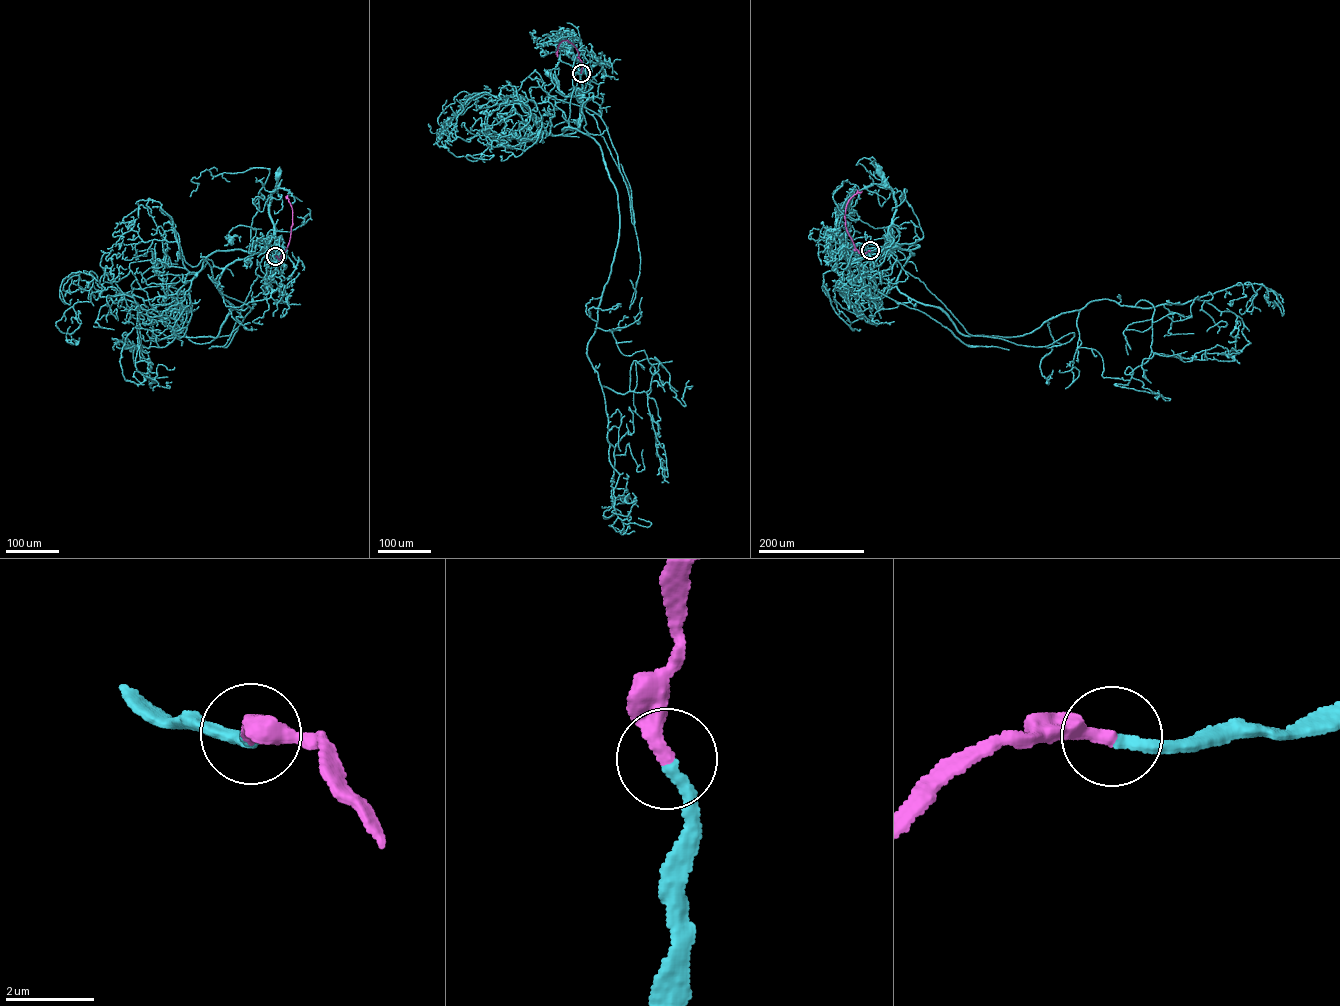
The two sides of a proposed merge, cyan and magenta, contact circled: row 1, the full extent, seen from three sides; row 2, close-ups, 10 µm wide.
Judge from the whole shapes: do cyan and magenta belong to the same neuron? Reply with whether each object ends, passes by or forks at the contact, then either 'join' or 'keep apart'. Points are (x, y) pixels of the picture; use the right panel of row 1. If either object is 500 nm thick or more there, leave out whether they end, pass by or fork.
cyan ends | magenta ends | join

